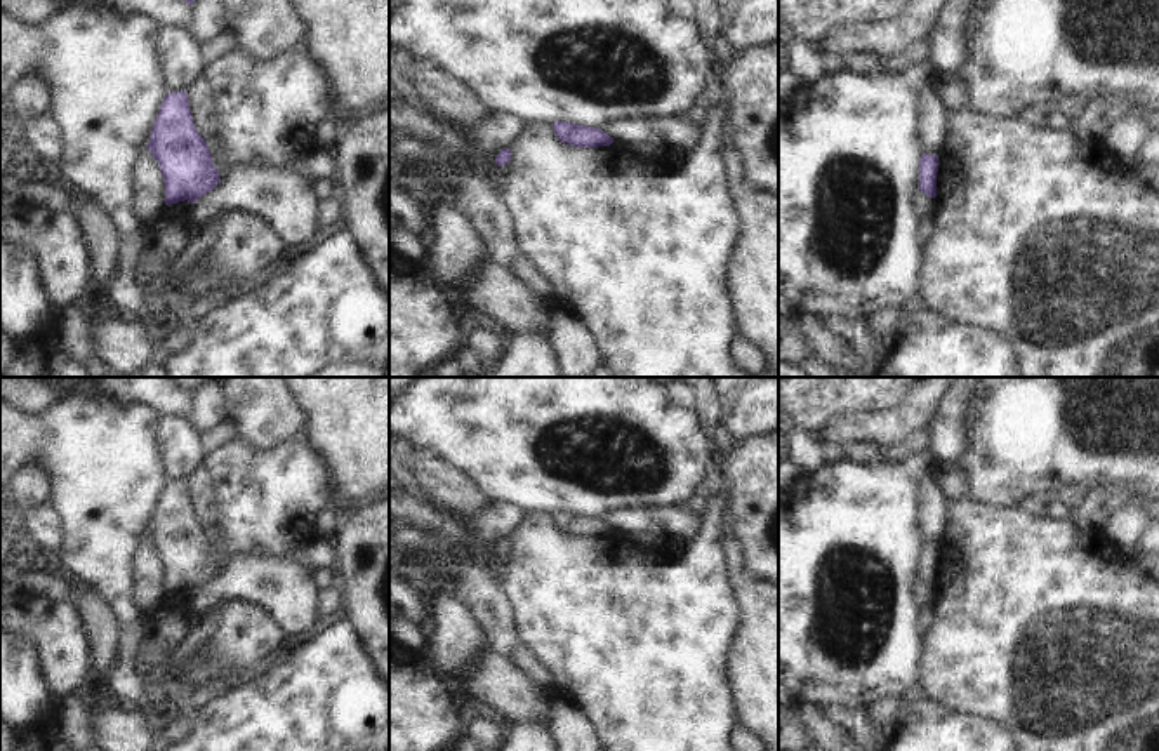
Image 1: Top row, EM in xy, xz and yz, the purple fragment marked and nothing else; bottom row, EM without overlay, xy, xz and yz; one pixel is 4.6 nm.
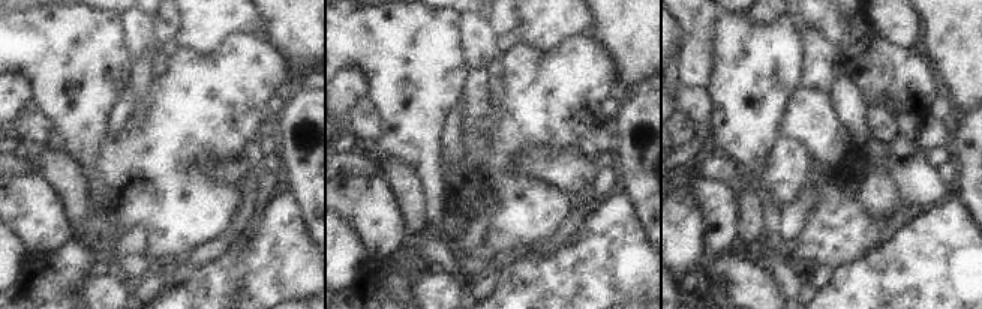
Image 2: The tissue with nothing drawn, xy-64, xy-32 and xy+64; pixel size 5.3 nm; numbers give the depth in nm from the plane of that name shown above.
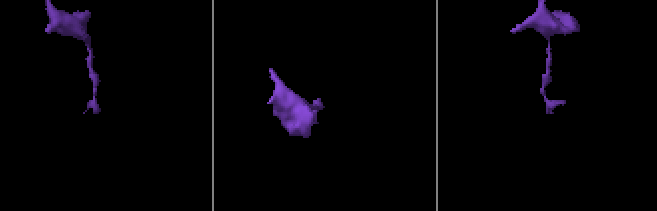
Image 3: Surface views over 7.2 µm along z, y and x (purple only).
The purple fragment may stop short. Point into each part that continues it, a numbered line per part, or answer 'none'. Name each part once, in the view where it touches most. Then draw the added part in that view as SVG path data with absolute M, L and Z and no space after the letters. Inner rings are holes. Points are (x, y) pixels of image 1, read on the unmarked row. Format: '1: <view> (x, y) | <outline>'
none

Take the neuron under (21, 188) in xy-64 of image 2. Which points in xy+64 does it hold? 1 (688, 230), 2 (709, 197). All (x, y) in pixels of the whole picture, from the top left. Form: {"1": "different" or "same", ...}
{"1": "different", "2": "same"}

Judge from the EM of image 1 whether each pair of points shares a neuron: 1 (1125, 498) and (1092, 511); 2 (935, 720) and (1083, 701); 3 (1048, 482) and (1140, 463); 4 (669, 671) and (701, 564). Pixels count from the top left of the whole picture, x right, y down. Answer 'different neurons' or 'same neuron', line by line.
1: same neuron
2: different neurons
3: same neuron
4: same neuron

